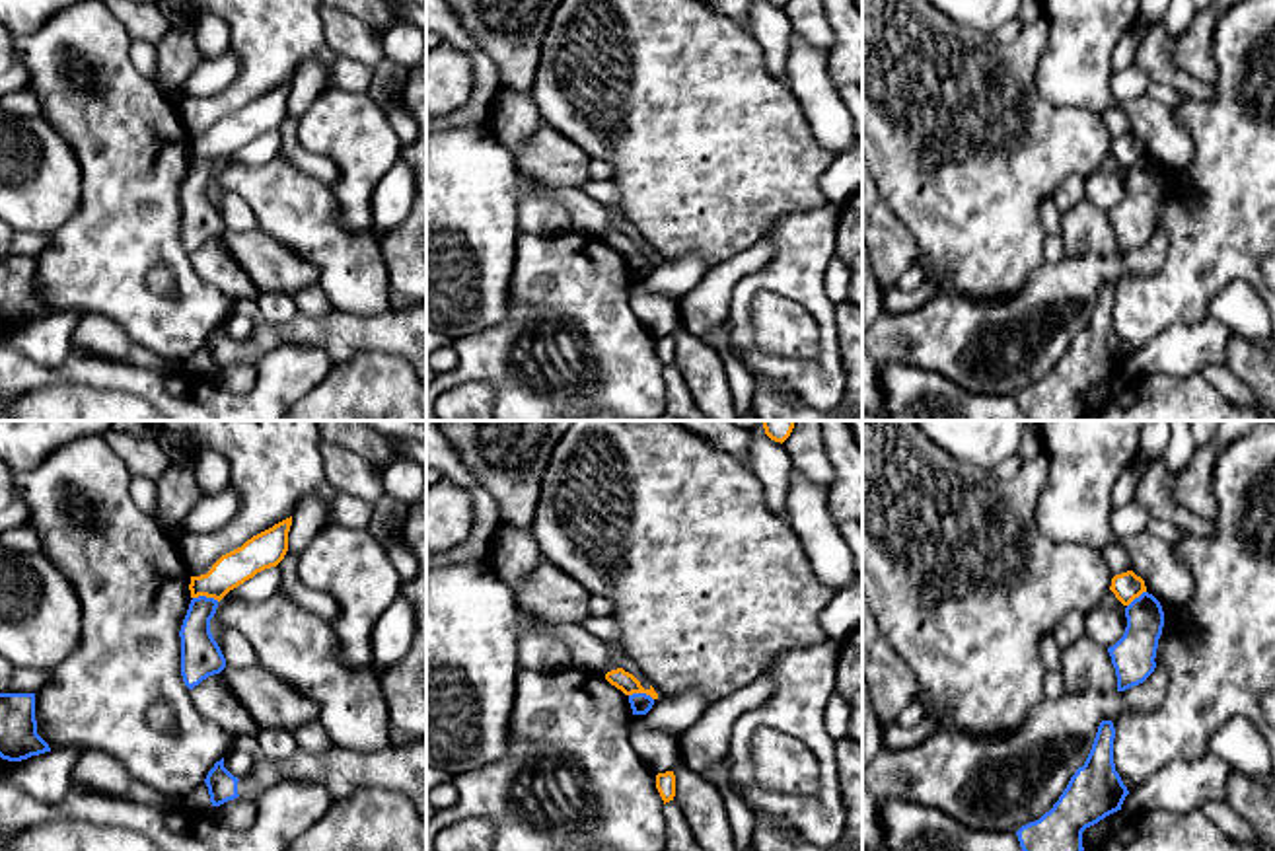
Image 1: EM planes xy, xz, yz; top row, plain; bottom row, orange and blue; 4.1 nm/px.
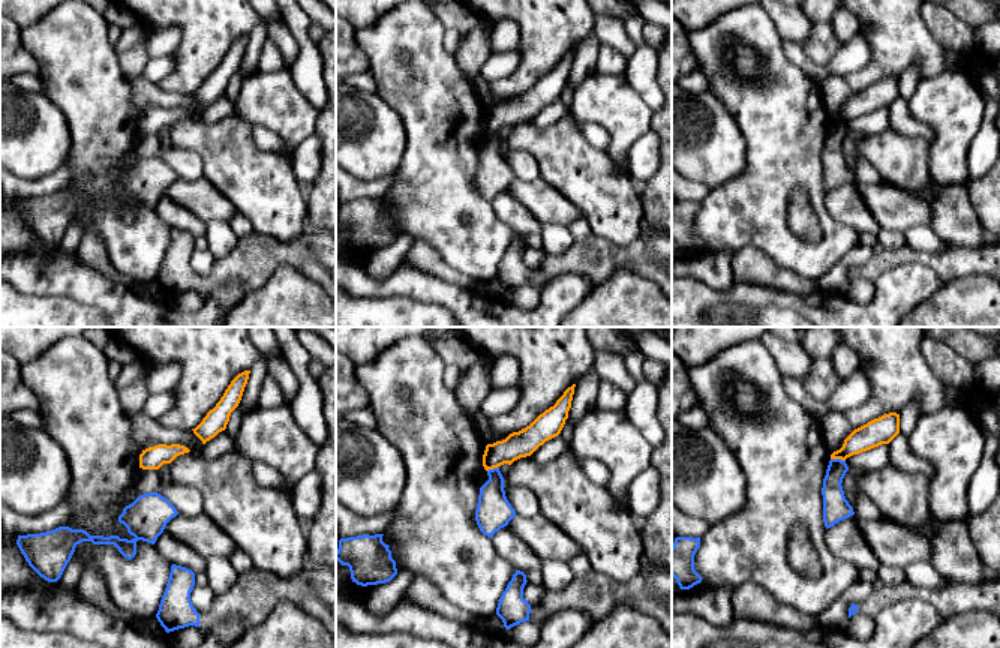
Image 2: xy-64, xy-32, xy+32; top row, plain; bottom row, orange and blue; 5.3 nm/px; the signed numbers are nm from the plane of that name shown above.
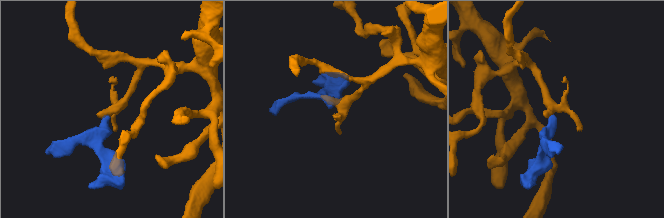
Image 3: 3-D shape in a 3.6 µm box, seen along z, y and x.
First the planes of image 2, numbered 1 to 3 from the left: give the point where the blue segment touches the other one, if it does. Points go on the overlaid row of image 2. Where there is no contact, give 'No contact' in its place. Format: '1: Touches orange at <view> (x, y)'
1: No contact
2: Touches orange at xy-32 (492, 468)
3: Touches orange at xy+32 (838, 458)

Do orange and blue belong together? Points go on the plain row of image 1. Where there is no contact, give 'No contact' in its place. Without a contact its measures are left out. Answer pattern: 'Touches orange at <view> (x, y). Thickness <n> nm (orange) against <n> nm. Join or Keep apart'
Touches orange at xy (207, 160). Thickness 140 nm (orange) against 170 nm. Keep apart

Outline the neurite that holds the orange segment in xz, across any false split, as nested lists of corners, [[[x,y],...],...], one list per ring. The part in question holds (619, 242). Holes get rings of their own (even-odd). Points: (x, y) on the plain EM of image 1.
[[[617,232],[617,234],[607,236],[605,238],[605,243],[611,249],[615,249],[617,253],[621,253],[625,259],[646,257],[652,263],[658,263],[658,257],[654,255],[652,249],[648,253],[644,253],[640,249],[640,245],[633,238],[625,236],[623,232]]]

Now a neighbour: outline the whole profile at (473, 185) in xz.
[[[489,127],[426,134],[426,331],[455,341],[506,317],[518,206],[535,187]]]

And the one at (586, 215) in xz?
[[[543,185],[549,197],[563,204],[570,216],[570,230],[592,234],[605,240],[611,234],[621,232],[619,224],[625,220],[617,208],[609,208],[603,203],[588,197],[578,187],[551,187]]]

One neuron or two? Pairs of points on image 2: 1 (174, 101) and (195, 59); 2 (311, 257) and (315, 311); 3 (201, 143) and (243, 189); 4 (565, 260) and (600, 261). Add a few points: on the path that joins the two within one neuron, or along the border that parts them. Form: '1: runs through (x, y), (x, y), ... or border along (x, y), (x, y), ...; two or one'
1: border along (156, 84), (165, 90), (191, 93); two
2: border along (279, 266), (290, 264), (320, 285); two
3: runs through (213, 155), (236, 177); one
4: runs through (574, 260), (591, 260); one

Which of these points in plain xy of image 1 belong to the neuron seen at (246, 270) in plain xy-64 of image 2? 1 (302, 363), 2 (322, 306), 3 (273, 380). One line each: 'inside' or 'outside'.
1: outside
2: outside
3: outside

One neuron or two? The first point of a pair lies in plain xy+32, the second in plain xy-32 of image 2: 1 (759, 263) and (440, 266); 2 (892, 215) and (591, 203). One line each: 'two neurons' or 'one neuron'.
1: one neuron
2: two neurons

